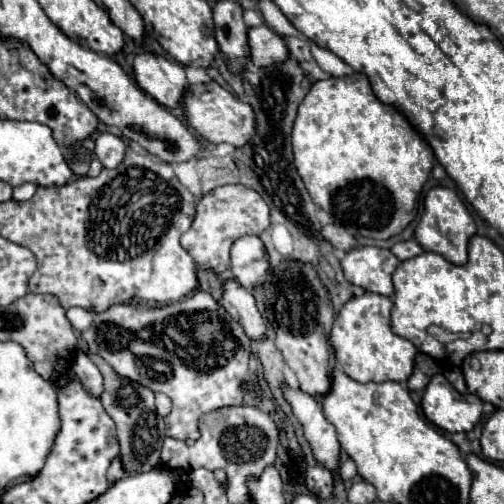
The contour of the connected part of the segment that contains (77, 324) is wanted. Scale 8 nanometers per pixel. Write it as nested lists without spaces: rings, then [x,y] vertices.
[[[69,308],[69,310],[67,310],[67,318],[69,318],[69,322],[73,324],[73,328],[81,332],[81,330],[89,328],[93,314],[87,312],[87,310],[83,310],[83,308]]]

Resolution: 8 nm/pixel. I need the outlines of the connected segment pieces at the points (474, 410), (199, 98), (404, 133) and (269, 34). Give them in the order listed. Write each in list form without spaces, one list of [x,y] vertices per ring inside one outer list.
[[[443,374],[431,378],[421,406],[425,418],[445,432],[469,432],[483,416],[483,400],[457,392]]]
[[[217,82],[189,86],[189,90],[185,94],[185,114],[189,118],[189,124],[195,128],[195,132],[215,144],[229,142],[235,148],[241,148],[253,138],[253,132],[255,132],[253,108],[249,108],[249,104],[237,100],[231,92],[221,88]]]
[[[365,74],[327,78],[311,86],[295,118],[293,154],[297,172],[303,178],[313,202],[345,228],[375,240],[387,240],[401,234],[415,220],[417,200],[427,178],[431,176],[435,160],[425,136],[399,108],[383,104],[373,94]]]
[[[267,26],[249,28],[249,46],[251,46],[251,62],[255,66],[281,64],[285,56],[289,56],[289,48],[285,48],[283,38]]]

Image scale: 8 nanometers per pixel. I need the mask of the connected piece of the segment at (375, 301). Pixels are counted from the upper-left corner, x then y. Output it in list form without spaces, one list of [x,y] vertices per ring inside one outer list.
[[[365,292],[359,298],[349,300],[335,316],[331,330],[331,344],[343,372],[355,382],[407,382],[413,374],[417,348],[409,340],[393,334],[391,330],[393,300],[381,294]]]

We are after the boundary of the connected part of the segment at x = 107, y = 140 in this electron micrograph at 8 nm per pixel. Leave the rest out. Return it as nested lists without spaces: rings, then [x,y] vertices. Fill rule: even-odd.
[[[103,132],[95,140],[95,144],[97,144],[95,154],[105,168],[117,168],[117,164],[121,164],[121,160],[125,158],[125,152],[127,152],[125,142],[111,132]]]

